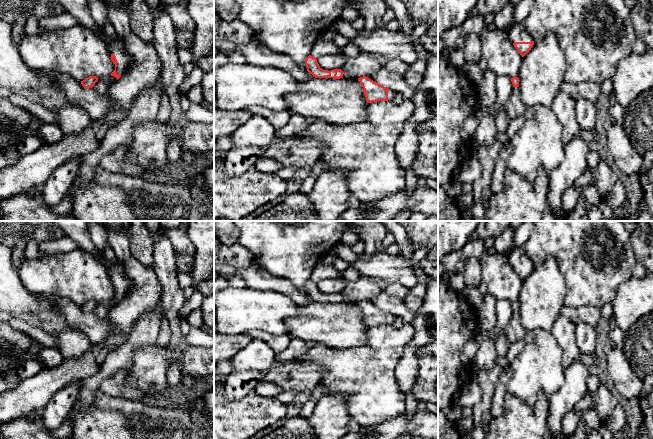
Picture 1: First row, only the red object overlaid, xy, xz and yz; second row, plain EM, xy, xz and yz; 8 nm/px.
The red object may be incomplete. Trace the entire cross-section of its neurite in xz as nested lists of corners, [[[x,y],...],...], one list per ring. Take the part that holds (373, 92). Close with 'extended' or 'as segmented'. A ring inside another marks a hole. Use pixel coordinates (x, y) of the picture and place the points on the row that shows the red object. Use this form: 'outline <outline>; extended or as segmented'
outline [[[369,76],[354,77],[361,85],[364,92],[364,100],[367,103],[376,101],[392,101],[397,92],[391,88],[384,87],[376,83]]]; extended

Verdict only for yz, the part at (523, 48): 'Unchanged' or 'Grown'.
Grown

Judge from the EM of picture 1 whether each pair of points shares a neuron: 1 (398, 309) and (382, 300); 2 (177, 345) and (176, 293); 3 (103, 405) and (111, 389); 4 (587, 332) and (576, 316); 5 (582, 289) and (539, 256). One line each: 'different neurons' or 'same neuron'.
1: same neuron
2: same neuron
3: different neurons
4: different neurons
5: same neuron

